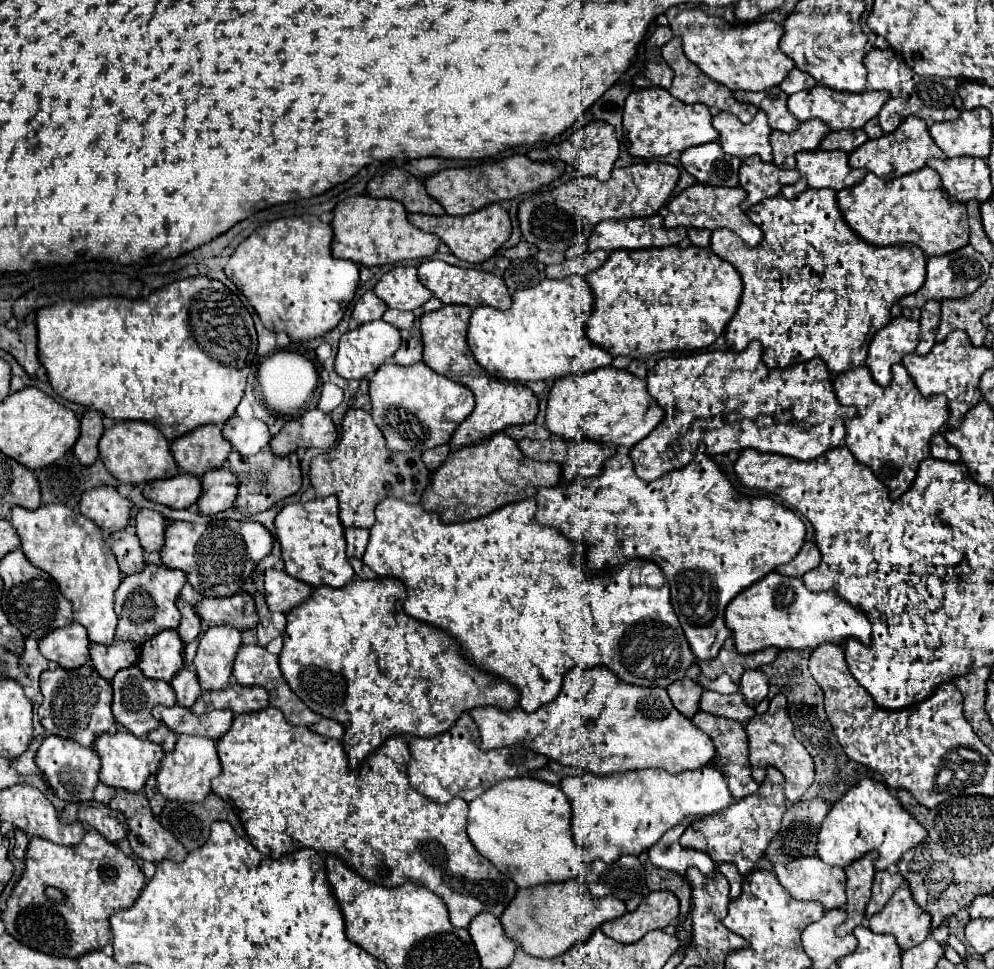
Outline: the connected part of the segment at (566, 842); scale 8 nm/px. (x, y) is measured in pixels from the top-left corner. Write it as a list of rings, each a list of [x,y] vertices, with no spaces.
[[[535,778],[495,784],[469,804],[467,834],[477,852],[519,888],[565,882],[585,872],[581,850],[571,834],[571,804],[555,784]]]

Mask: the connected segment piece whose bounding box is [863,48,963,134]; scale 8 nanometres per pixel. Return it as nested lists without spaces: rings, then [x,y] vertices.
[[[871,48],[865,58],[867,66],[867,82],[873,90],[885,90],[891,94],[891,98],[883,104],[879,112],[879,122],[883,132],[893,132],[907,116],[917,116],[923,118],[929,126],[935,122],[947,122],[955,120],[963,106],[961,106],[961,96],[957,92],[957,80],[955,78],[937,78],[937,76],[917,76],[907,64],[891,50],[891,48]]]

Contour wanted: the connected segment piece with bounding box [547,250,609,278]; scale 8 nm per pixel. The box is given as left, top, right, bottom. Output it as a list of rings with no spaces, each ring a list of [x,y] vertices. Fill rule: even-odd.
[[[595,250],[595,252],[585,252],[573,260],[563,260],[561,264],[547,266],[547,278],[565,278],[565,276],[587,276],[589,272],[597,270],[605,260],[607,260],[605,250]]]

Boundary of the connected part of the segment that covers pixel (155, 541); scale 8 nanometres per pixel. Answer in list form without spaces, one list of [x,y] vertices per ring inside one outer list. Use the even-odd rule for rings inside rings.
[[[139,510],[137,514],[137,536],[145,552],[159,552],[165,544],[167,522],[157,510]]]

